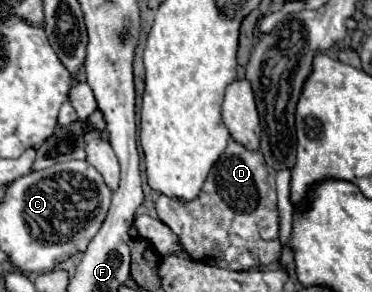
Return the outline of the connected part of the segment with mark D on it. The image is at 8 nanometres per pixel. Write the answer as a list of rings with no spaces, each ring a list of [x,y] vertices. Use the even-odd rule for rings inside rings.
[[[229,140],[197,200],[179,202],[161,194],[155,208],[159,220],[177,234],[179,246],[191,260],[231,272],[263,268],[281,260],[275,170],[265,164],[261,150],[253,152]]]

